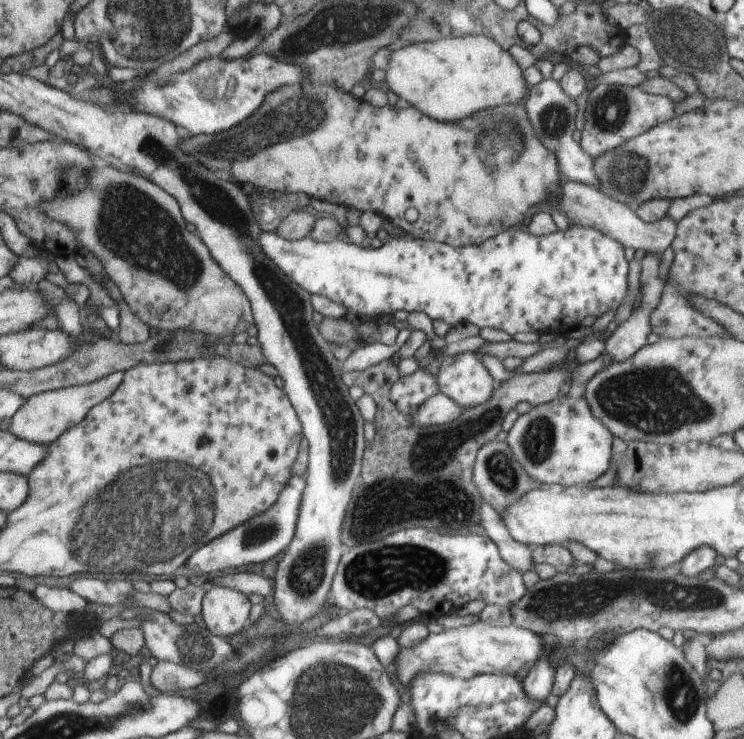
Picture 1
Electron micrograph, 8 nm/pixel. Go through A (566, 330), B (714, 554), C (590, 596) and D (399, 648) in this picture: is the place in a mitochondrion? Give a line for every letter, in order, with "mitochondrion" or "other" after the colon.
A: other
B: other
C: mitochondrion
D: other

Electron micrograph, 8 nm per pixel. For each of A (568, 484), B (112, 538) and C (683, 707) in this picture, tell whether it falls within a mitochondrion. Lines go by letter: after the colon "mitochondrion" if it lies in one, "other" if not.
A: other
B: mitochondrion
C: mitochondrion

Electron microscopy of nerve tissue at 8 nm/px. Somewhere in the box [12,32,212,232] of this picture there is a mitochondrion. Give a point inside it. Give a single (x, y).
(63, 181)

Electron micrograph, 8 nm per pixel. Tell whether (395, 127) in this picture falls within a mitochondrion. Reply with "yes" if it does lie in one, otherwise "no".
no

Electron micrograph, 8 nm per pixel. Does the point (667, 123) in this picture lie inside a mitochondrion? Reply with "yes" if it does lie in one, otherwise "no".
no

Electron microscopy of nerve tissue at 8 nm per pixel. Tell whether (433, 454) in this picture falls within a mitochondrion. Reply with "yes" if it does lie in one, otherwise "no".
yes

